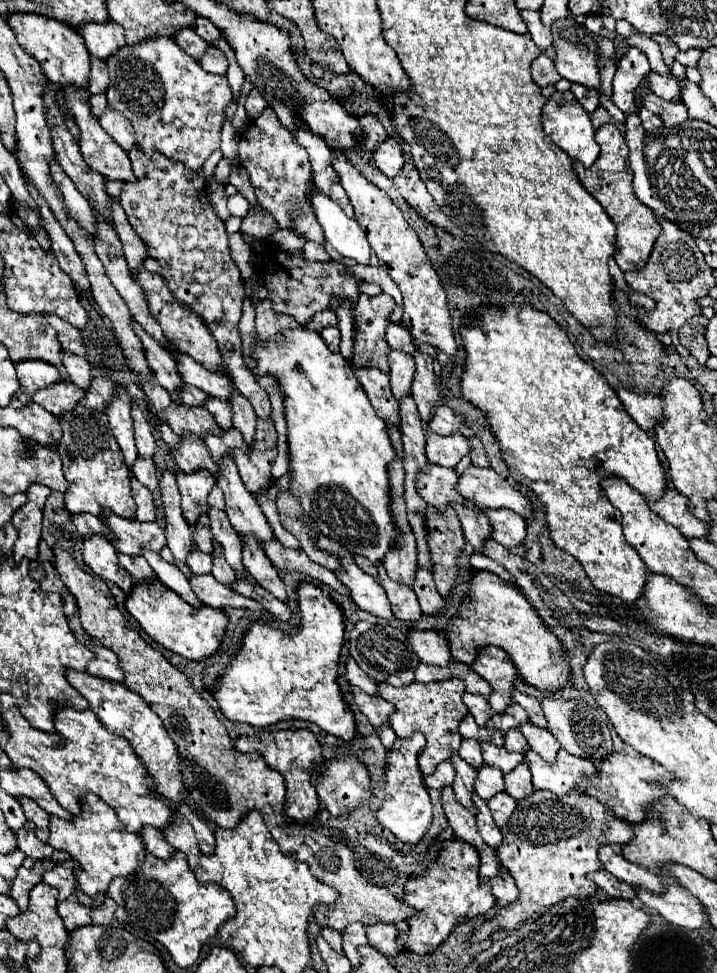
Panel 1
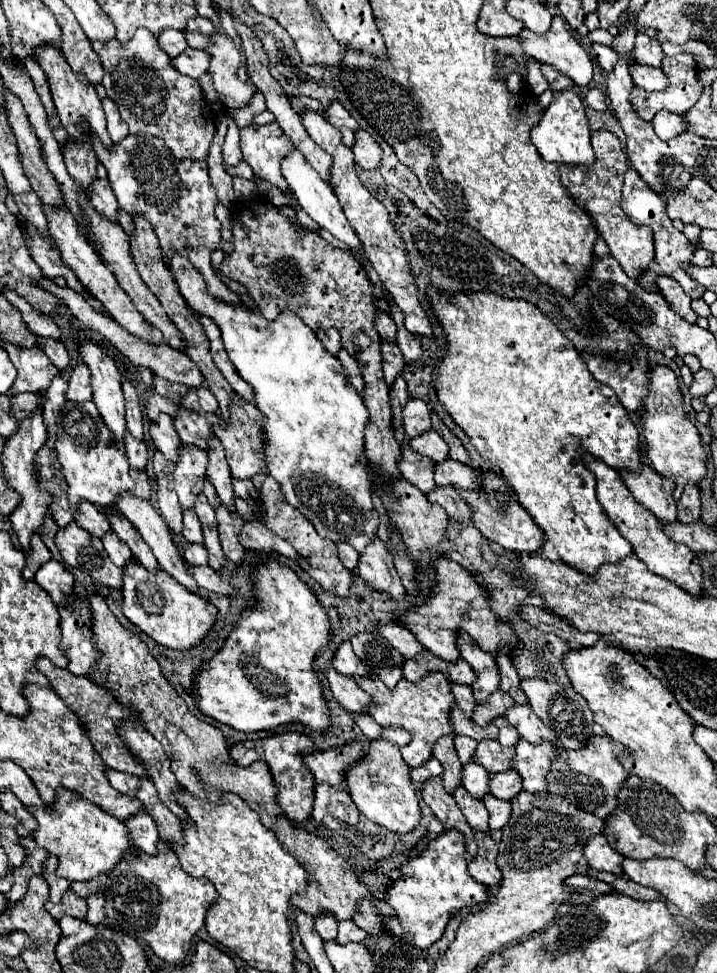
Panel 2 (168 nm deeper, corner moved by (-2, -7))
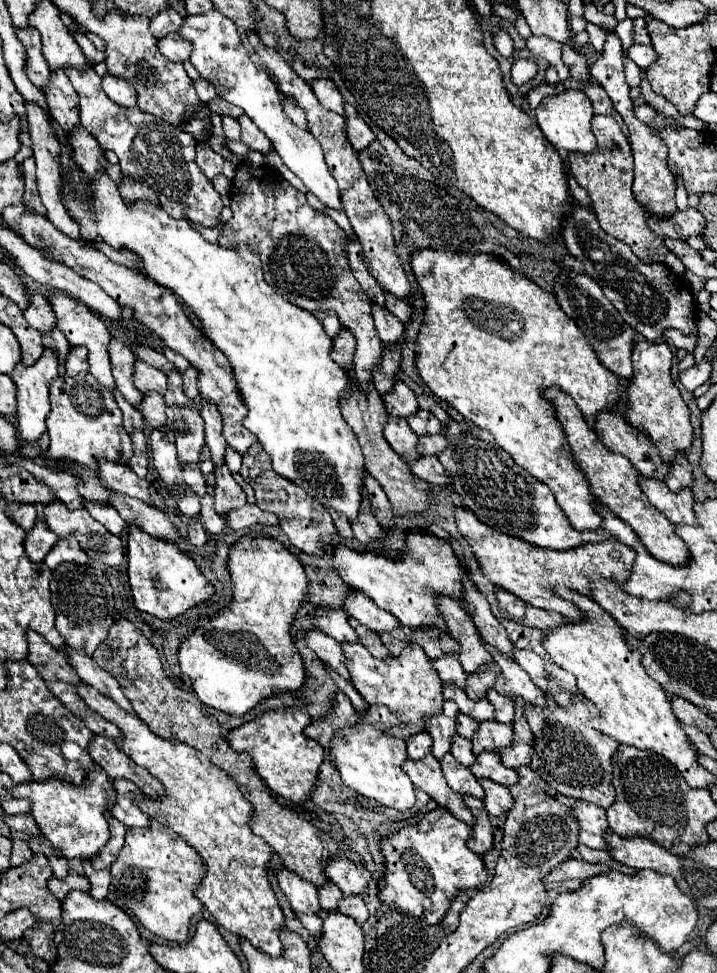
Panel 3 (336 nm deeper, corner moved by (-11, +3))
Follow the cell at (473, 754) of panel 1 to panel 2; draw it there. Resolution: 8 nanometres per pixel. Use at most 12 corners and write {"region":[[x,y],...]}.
{"region":[[456,736],[456,754],[462,764],[472,762],[478,742]]}

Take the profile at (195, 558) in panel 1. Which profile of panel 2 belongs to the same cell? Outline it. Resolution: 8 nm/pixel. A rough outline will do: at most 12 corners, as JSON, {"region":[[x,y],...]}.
{"region":[[186,544],[184,560],[190,566],[206,566],[204,544]]}

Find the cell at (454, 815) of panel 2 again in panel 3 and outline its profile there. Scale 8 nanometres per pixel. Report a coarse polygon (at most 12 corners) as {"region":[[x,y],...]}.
{"region":[[431,752],[403,770],[439,806],[473,826],[463,798],[445,784]]}

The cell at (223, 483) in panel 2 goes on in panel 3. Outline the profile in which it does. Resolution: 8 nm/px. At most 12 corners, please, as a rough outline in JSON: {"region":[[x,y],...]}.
{"region":[[201,398],[205,442],[215,466],[223,462],[225,438],[217,406]]}

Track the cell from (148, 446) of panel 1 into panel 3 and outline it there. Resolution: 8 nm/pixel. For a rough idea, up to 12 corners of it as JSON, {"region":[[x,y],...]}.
{"region":[[109,342],[117,388],[137,408],[143,396],[133,384],[133,352]]}

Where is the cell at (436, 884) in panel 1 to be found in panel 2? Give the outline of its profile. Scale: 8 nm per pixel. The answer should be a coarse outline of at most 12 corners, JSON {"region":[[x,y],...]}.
{"region":[[446,830],[386,892],[390,934],[438,942],[460,908],[484,906],[458,830]]}

